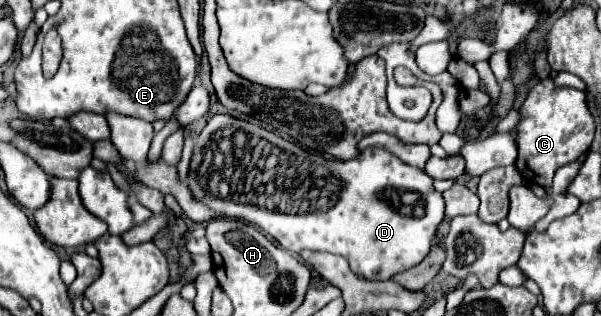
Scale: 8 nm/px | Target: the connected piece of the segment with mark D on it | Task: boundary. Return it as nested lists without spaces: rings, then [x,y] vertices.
[[[217,114],[213,116],[207,126],[203,128],[203,132],[199,134],[199,142],[195,146],[193,158],[191,158],[191,170],[189,170],[189,188],[195,194],[197,200],[203,200],[203,204],[207,204],[209,208],[215,208],[215,212],[219,212],[219,216],[227,216],[227,218],[239,218],[243,222],[249,222],[253,226],[257,226],[259,230],[263,230],[265,234],[269,234],[273,240],[277,240],[285,250],[299,254],[303,248],[311,248],[311,250],[323,250],[323,252],[333,252],[333,254],[341,254],[347,258],[351,270],[357,276],[363,276],[367,280],[387,280],[397,272],[403,272],[407,268],[417,266],[429,252],[431,248],[431,240],[441,224],[441,220],[445,218],[445,200],[443,196],[433,188],[433,178],[429,174],[425,174],[423,170],[409,166],[405,162],[401,162],[397,156],[393,156],[389,150],[381,148],[381,146],[373,146],[373,148],[365,148],[363,152],[359,152],[355,158],[351,160],[335,160],[335,158],[325,158],[319,156],[315,152],[307,152],[301,146],[287,142],[267,130],[261,130],[259,126],[253,126],[249,122],[225,116],[225,114]]]

